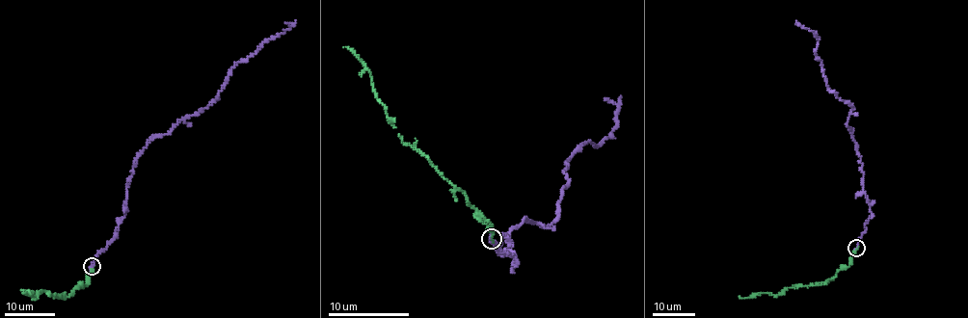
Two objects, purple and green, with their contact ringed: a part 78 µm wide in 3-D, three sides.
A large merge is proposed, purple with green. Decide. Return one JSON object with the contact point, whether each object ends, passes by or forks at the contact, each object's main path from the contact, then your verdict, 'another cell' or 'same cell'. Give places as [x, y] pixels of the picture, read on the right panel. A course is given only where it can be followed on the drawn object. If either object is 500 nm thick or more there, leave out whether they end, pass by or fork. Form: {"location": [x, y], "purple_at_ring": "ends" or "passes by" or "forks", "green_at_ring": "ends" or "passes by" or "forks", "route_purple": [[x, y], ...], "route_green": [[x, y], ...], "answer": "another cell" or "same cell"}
{"location": [856, 248], "purple_at_ring": "ends", "green_at_ring": "ends", "route_purple": [[856, 249], [871, 212], [853, 130], [846, 124], [852, 107], [828, 88], [816, 53], [817, 35], [796, 21]], "route_green": [[856, 249], [850, 263], [824, 283], [794, 285], [777, 295], [738, 296]], "answer": "same cell"}

